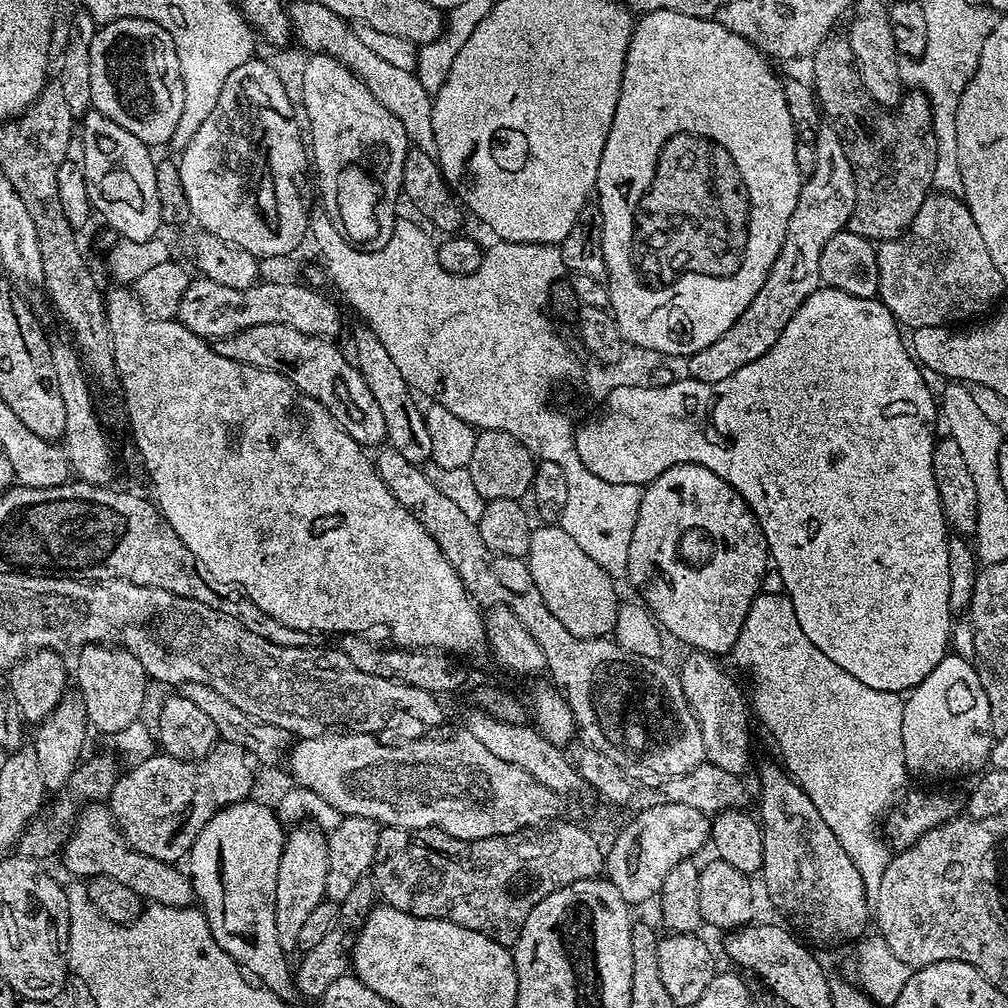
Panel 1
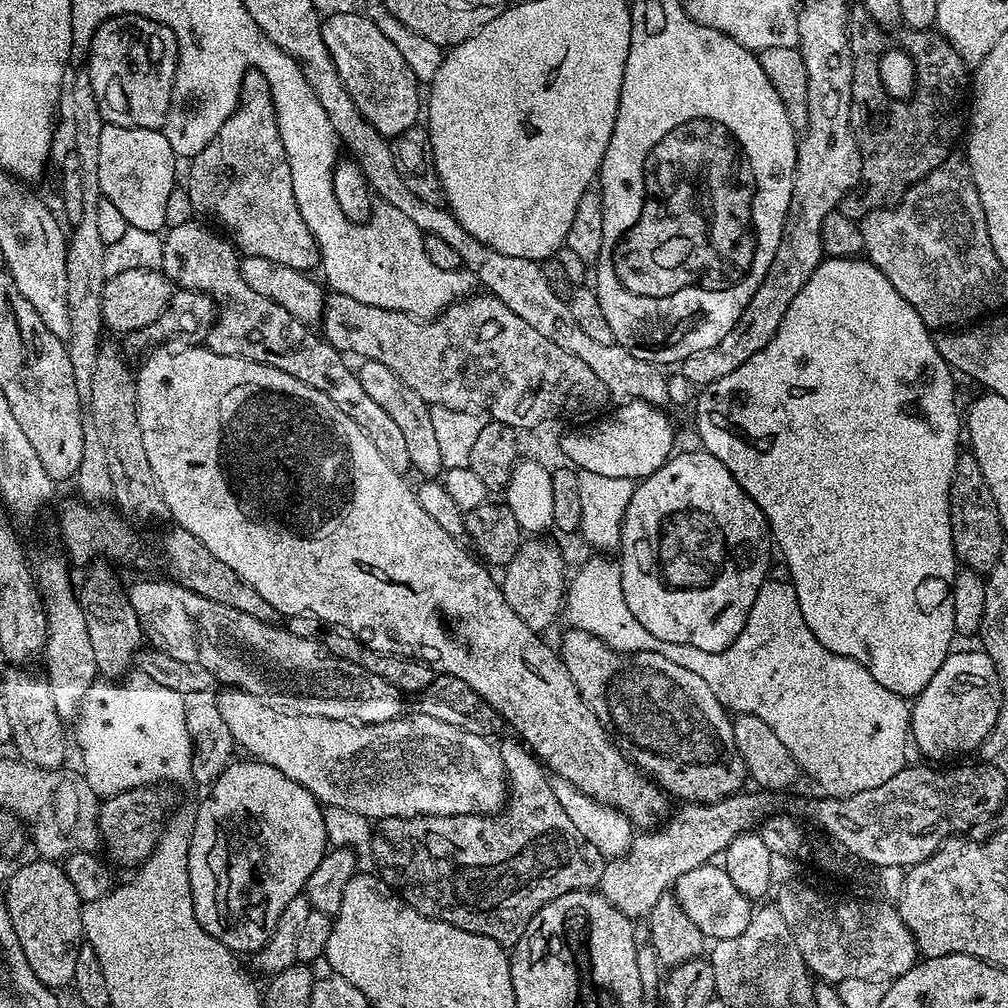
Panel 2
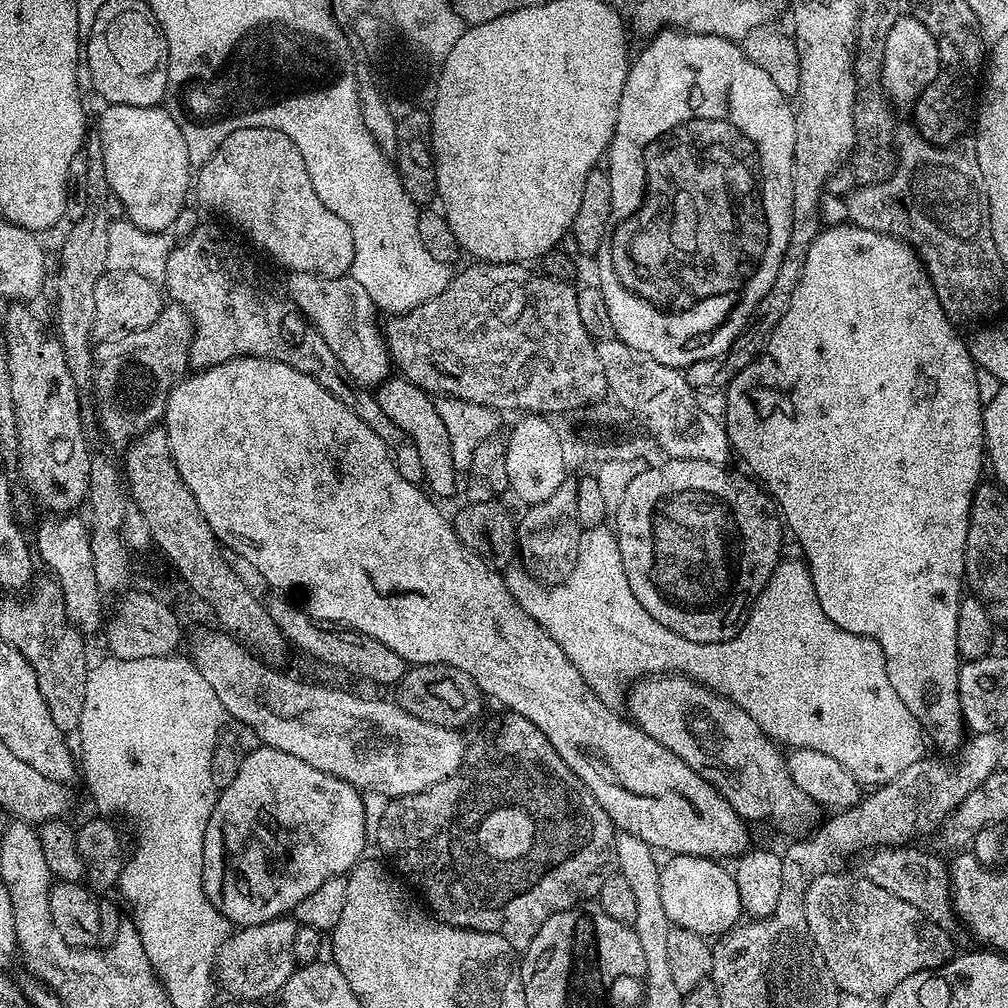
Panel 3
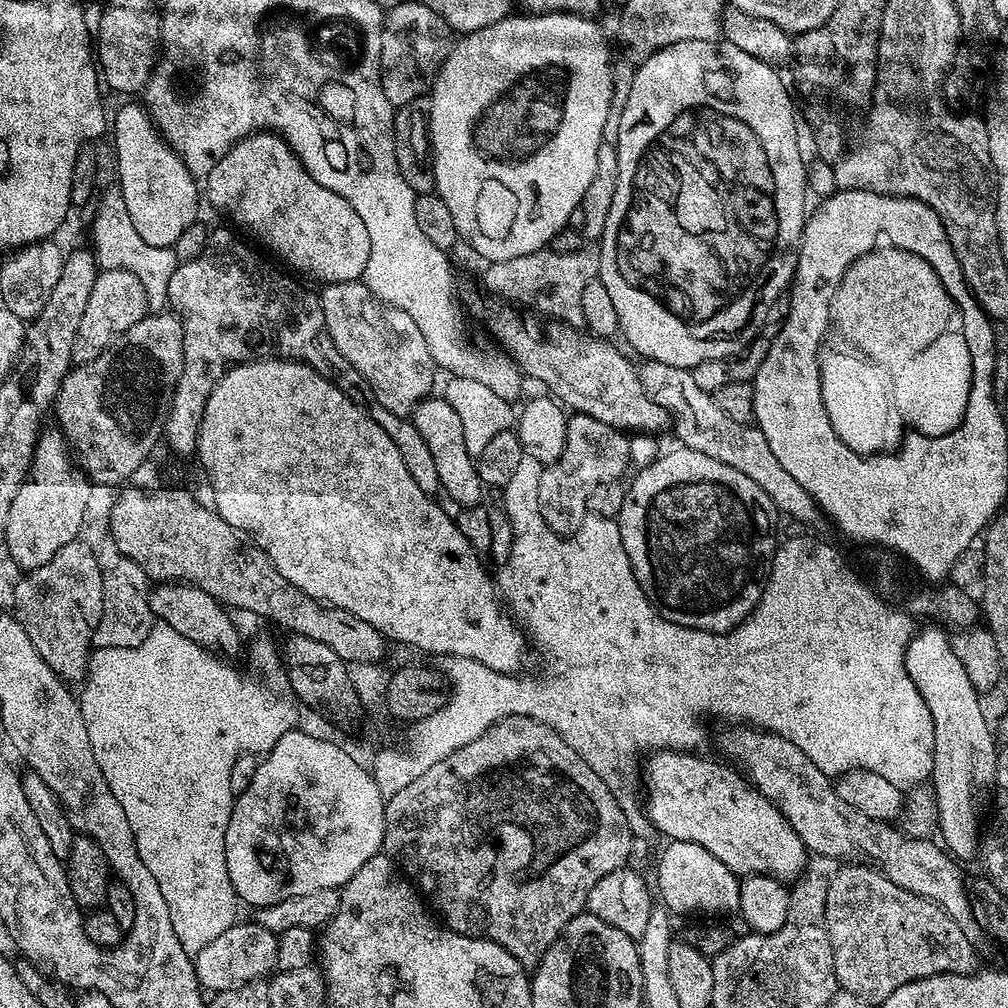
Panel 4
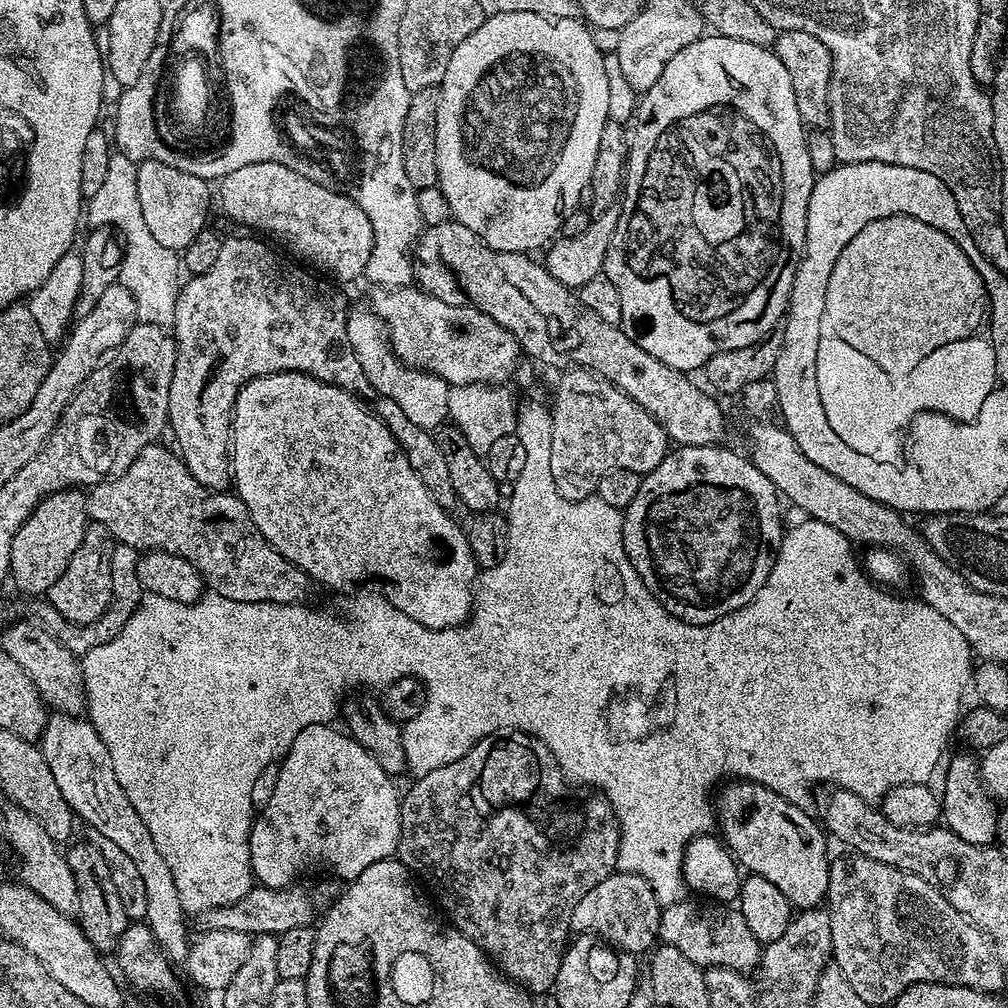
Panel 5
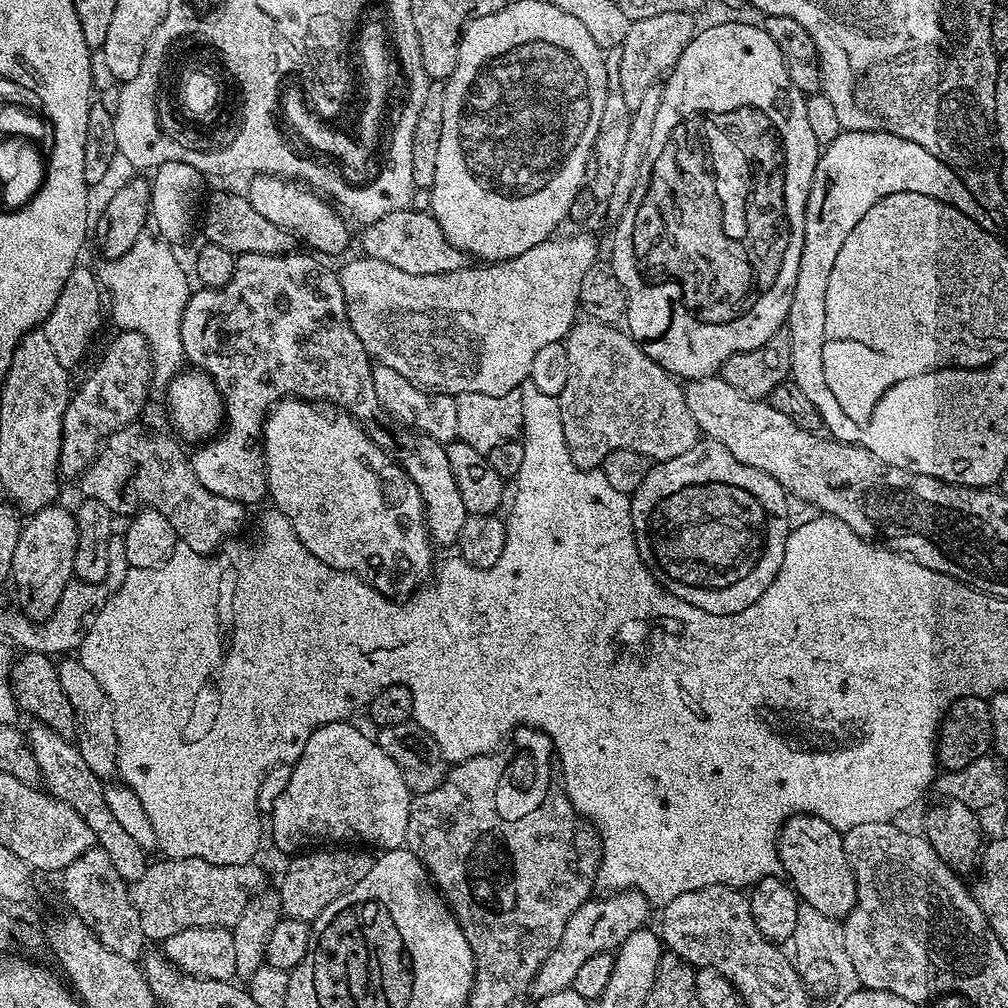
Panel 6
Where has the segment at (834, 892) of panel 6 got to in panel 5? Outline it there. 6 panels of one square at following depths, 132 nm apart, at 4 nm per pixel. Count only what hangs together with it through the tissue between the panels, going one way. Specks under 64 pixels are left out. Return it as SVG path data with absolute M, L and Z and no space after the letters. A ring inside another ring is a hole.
M732 782L724 792L724 836L723 843L735 857L736 863L745 873L766 878L773 886L778 886L782 894L792 903L793 909L819 909L828 895L831 880L830 855L825 829L816 824L800 809L799 803L779 796L774 790L763 788L760 784Z

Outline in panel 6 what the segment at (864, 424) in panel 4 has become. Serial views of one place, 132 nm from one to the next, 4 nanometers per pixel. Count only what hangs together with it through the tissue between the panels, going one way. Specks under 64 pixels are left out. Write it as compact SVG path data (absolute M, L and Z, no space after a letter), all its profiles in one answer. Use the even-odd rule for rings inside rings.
M909 192L890 194L874 202L874 206L870 206L870 210L862 214L858 226L854 226L854 230L846 234L846 242L842 242L842 250L838 250L838 258L834 258L834 266L828 275L830 282L826 286L826 338L822 346L822 368L826 373L826 386L830 386L834 398L840 400L840 404L844 404L844 412L848 412L848 416L856 416L856 420L864 420L864 416L868 416L868 408L872 408L872 400L876 400L876 396L880 396L880 392L884 392L887 384L891 384L896 377L908 376L909 373L928 367L928 364L940 364L957 355L957 345L948 344L948 332L942 332L942 328L934 328L936 326L934 322L938 320L938 314L934 312L938 306L938 286L934 286L934 282L948 280L948 216L956 216L958 213L959 210L951 208L948 204L938 202L934 198L926 198L926 194ZM928 348L932 358L930 362L924 364L920 362L920 366L916 366L914 362L912 366L912 358L906 358L906 356L918 356L922 360L922 356L928 354Z

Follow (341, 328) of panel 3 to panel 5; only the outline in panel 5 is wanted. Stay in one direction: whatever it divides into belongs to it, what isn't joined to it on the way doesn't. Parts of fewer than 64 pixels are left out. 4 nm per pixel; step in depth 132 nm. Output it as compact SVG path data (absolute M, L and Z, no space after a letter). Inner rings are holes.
M353 307L349 311L346 334L366 378L370 378L370 386L374 386L374 390L378 390L378 394L398 403L398 406L410 415L411 421L415 425L422 426L431 432L445 425L448 420L450 385L434 374L403 364L392 351L388 333L384 331L384 323L376 317L371 307Z

